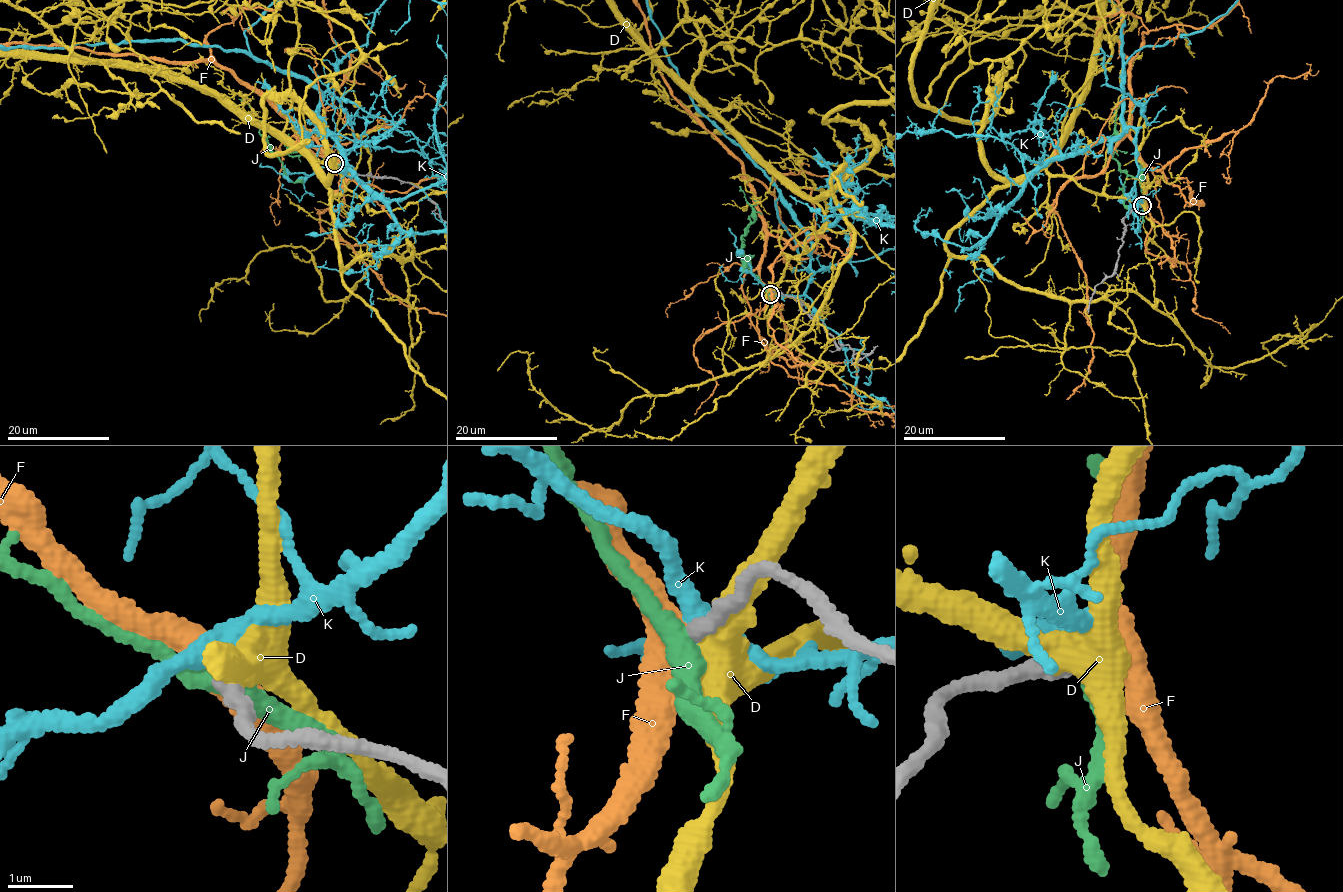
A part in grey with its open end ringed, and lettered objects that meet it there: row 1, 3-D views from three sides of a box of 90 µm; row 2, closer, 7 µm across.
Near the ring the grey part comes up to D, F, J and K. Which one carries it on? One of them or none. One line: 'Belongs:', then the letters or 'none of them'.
Belongs: F

